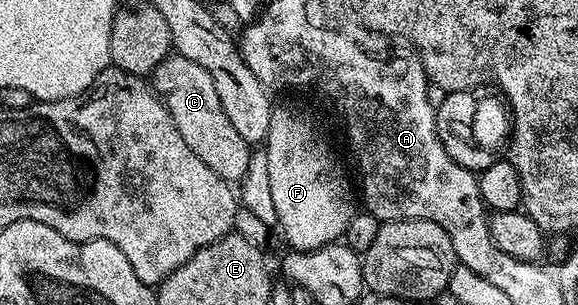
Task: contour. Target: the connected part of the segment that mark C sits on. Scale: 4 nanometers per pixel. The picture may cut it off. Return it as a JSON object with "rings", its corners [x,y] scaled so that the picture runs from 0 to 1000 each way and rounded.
{"rings":[[[299,170],[263,233],[260,282],[287,341],[301,407],[308,407],[315,459],[322,459],[324,479],[336,495],[336,511],[343,511],[343,525],[349,525],[356,551],[377,564],[384,590],[398,603],[415,603],[439,521],[439,492],[398,407],[363,236],[322,184]]]}

